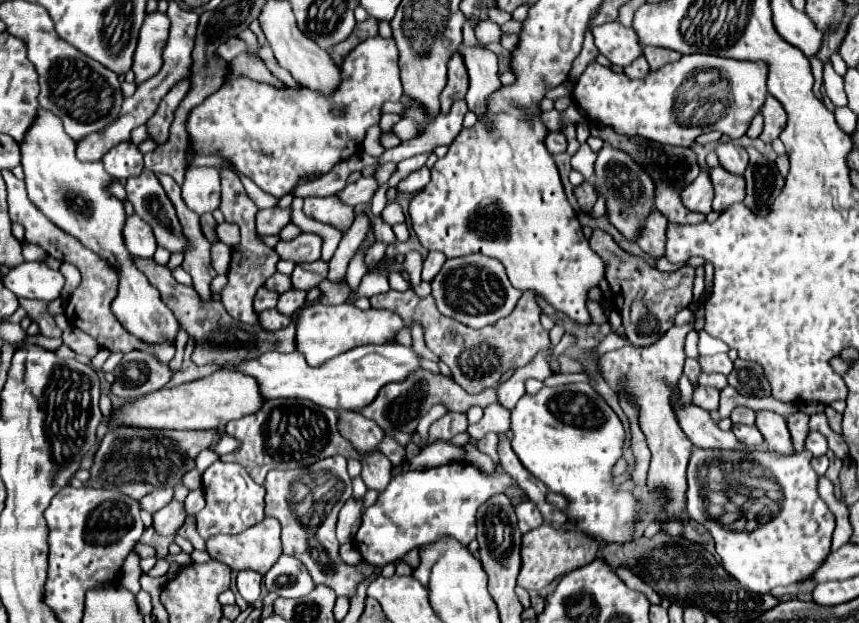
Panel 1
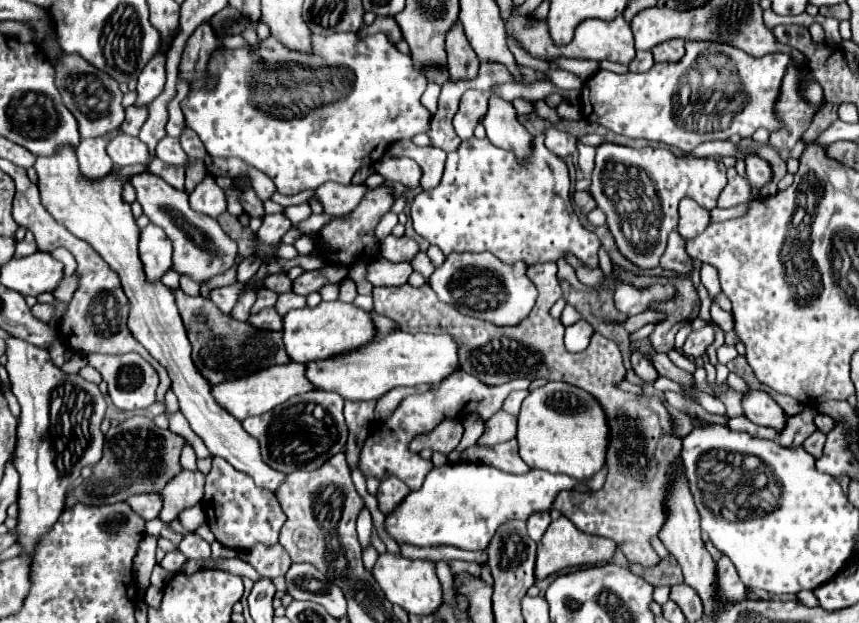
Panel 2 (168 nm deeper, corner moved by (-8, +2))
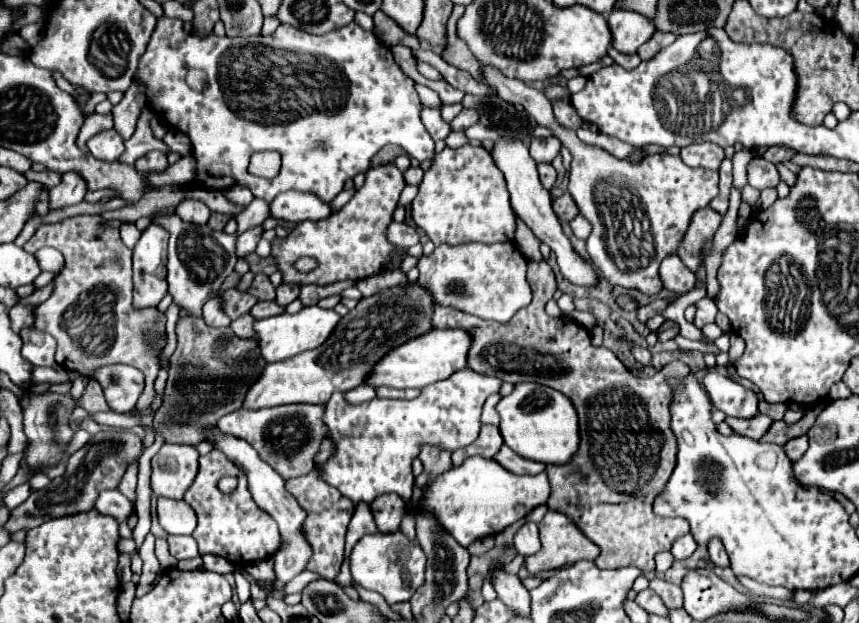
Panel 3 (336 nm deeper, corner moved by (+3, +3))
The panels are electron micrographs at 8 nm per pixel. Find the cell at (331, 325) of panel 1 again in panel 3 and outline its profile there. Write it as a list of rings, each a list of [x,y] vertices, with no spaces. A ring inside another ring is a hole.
[[[318,306],[302,308],[296,314],[284,312],[280,316],[256,320],[254,332],[256,332],[256,338],[258,338],[260,354],[266,362],[280,362],[280,360],[296,356],[304,350],[318,348],[326,340],[326,336],[330,336],[330,332],[334,330],[334,324],[338,324],[338,320],[340,320],[340,316],[334,310],[324,310],[324,308],[318,308]]]

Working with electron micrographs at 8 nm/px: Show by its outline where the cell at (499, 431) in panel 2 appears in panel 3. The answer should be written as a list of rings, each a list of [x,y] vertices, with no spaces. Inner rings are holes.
[[[484,424],[480,430],[480,436],[474,440],[474,444],[470,444],[466,448],[458,448],[458,452],[452,454],[452,462],[454,462],[454,466],[460,466],[468,456],[474,456],[474,454],[480,454],[484,458],[492,458],[500,450],[502,444],[504,442],[502,442],[500,430],[496,426]]]

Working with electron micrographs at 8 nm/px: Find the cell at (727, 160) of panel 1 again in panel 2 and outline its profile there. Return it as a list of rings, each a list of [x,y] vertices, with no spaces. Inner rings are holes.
[[[747,155],[745,157],[745,171],[747,171],[747,181],[751,183],[751,187],[761,187],[769,181],[771,177],[771,169],[769,163],[763,161],[757,155]]]

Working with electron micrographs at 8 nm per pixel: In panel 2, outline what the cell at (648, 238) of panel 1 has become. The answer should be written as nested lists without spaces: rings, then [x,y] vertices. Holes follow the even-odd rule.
[[[677,231],[669,233],[667,249],[661,255],[661,267],[663,269],[671,269],[677,275],[689,275],[689,271],[693,269],[691,267],[691,259],[685,253],[685,239]]]

